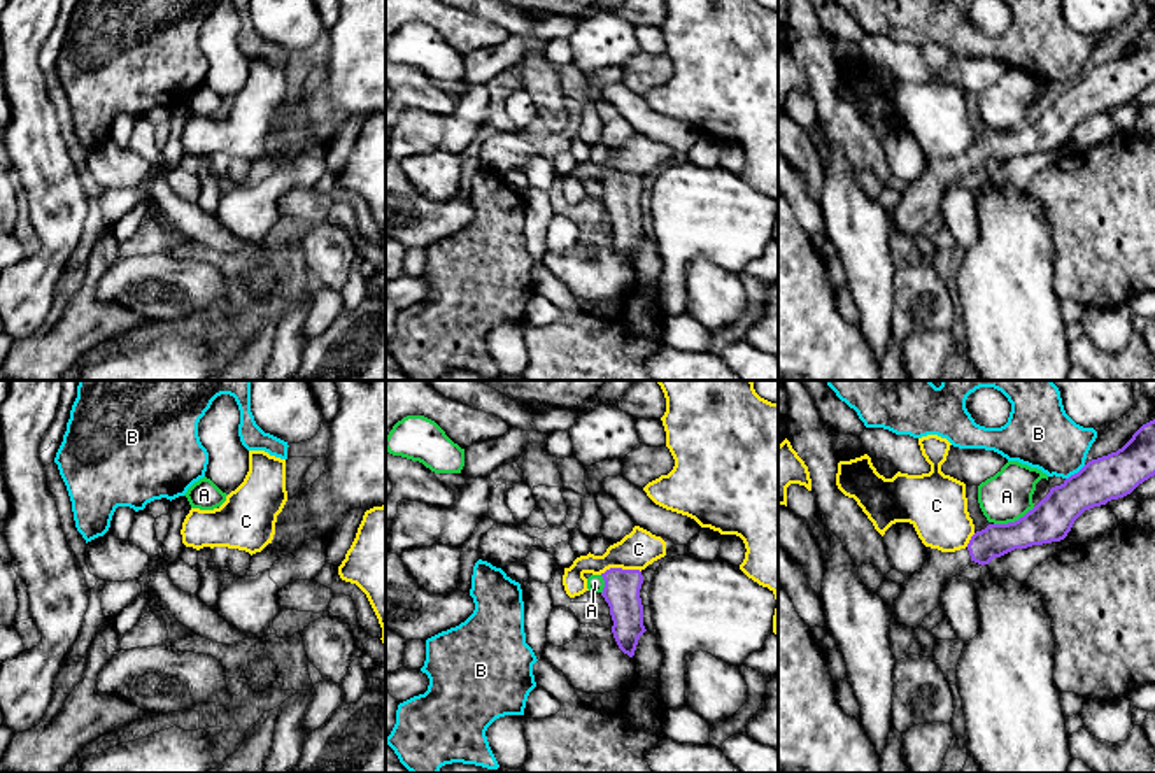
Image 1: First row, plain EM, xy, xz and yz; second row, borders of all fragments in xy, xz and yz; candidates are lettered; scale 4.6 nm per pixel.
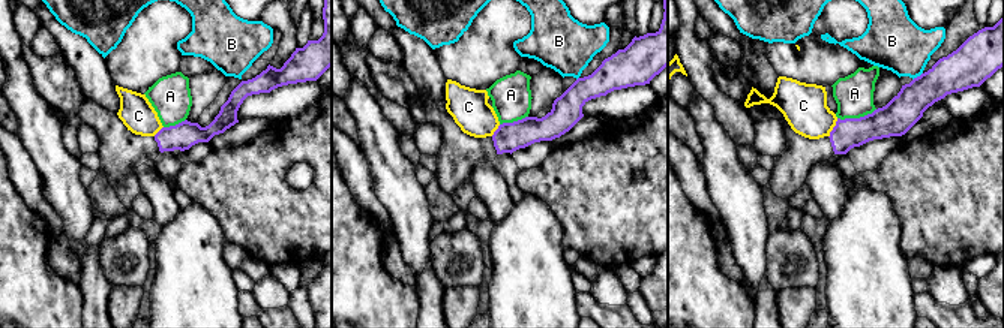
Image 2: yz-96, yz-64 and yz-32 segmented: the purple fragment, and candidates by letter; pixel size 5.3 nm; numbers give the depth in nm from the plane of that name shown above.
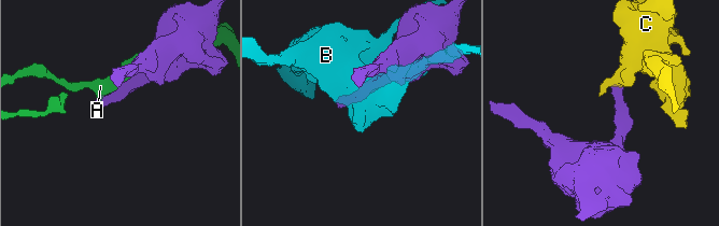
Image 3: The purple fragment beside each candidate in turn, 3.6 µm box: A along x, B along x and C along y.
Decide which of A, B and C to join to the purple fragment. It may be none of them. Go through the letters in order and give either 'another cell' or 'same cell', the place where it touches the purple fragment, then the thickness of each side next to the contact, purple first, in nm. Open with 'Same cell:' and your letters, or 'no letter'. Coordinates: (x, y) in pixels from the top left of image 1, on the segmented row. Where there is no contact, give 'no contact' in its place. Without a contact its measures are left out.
Same cell: no letter
A: another cell; contact yz (1015, 521); calibres 190 and 240 nm
B: another cell; contact yz (1075, 474); calibres 200 and 300 nm
C: another cell; contact xz (619, 568); calibres 170 and 170 nm

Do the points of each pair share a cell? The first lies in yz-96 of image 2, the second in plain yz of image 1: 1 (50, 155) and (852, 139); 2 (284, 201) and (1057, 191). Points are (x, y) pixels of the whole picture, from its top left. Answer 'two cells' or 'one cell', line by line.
1: two cells
2: one cell

